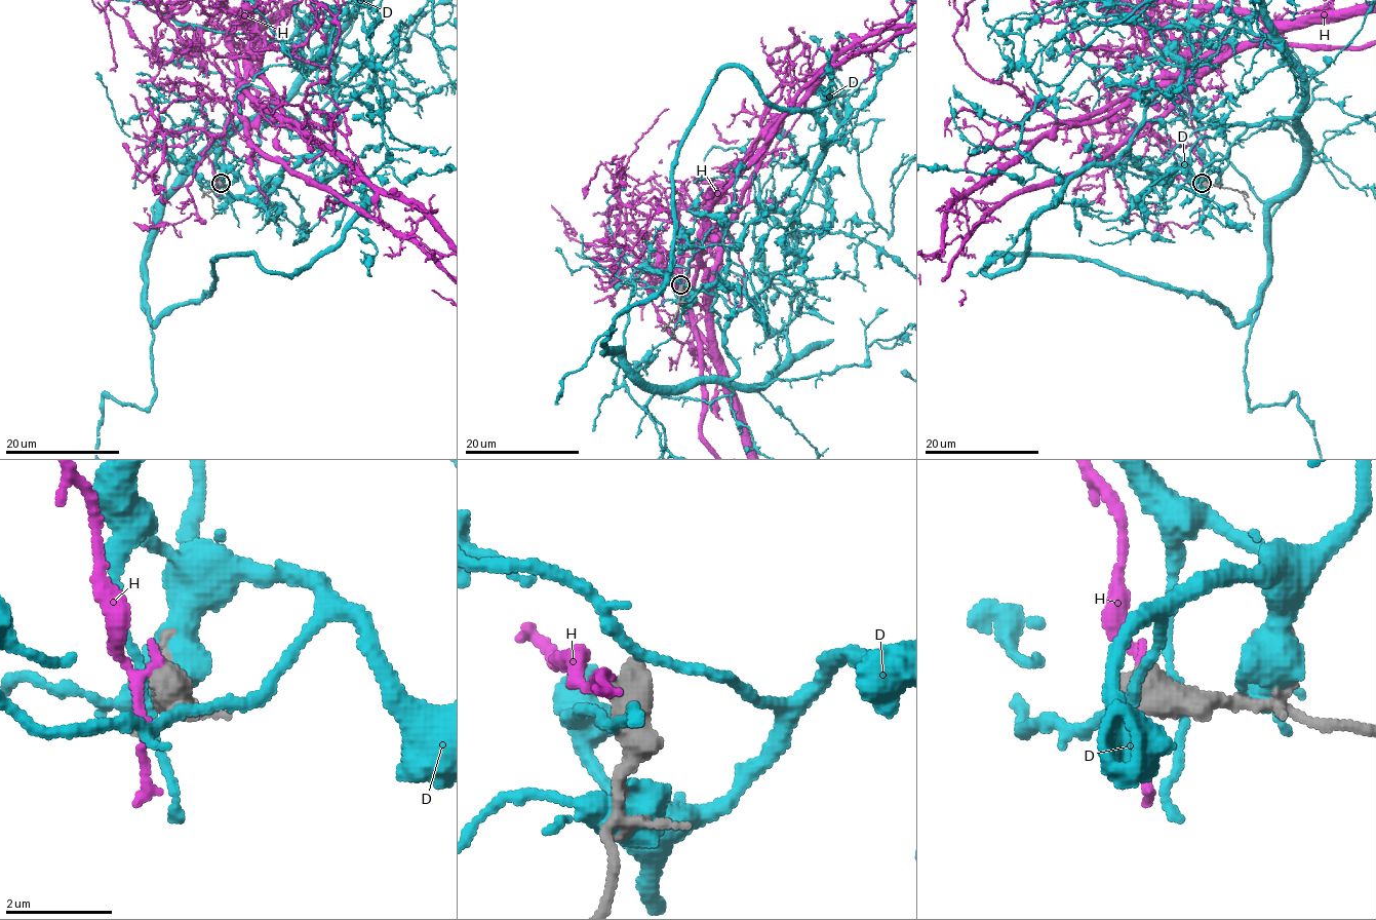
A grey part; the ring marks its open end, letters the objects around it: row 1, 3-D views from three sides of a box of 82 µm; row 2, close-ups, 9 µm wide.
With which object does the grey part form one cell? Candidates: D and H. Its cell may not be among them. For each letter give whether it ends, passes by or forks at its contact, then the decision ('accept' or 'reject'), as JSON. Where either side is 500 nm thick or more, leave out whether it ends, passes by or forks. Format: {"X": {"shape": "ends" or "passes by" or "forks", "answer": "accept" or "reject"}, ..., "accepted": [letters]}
{"D": {"answer": "reject"}, "H": {"answer": "reject"}, "accepted": []}

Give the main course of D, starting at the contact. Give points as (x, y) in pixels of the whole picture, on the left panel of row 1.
D: (221, 186), (206, 187), (168, 154), (146, 259), (154, 398), (139, 409), (103, 396)

